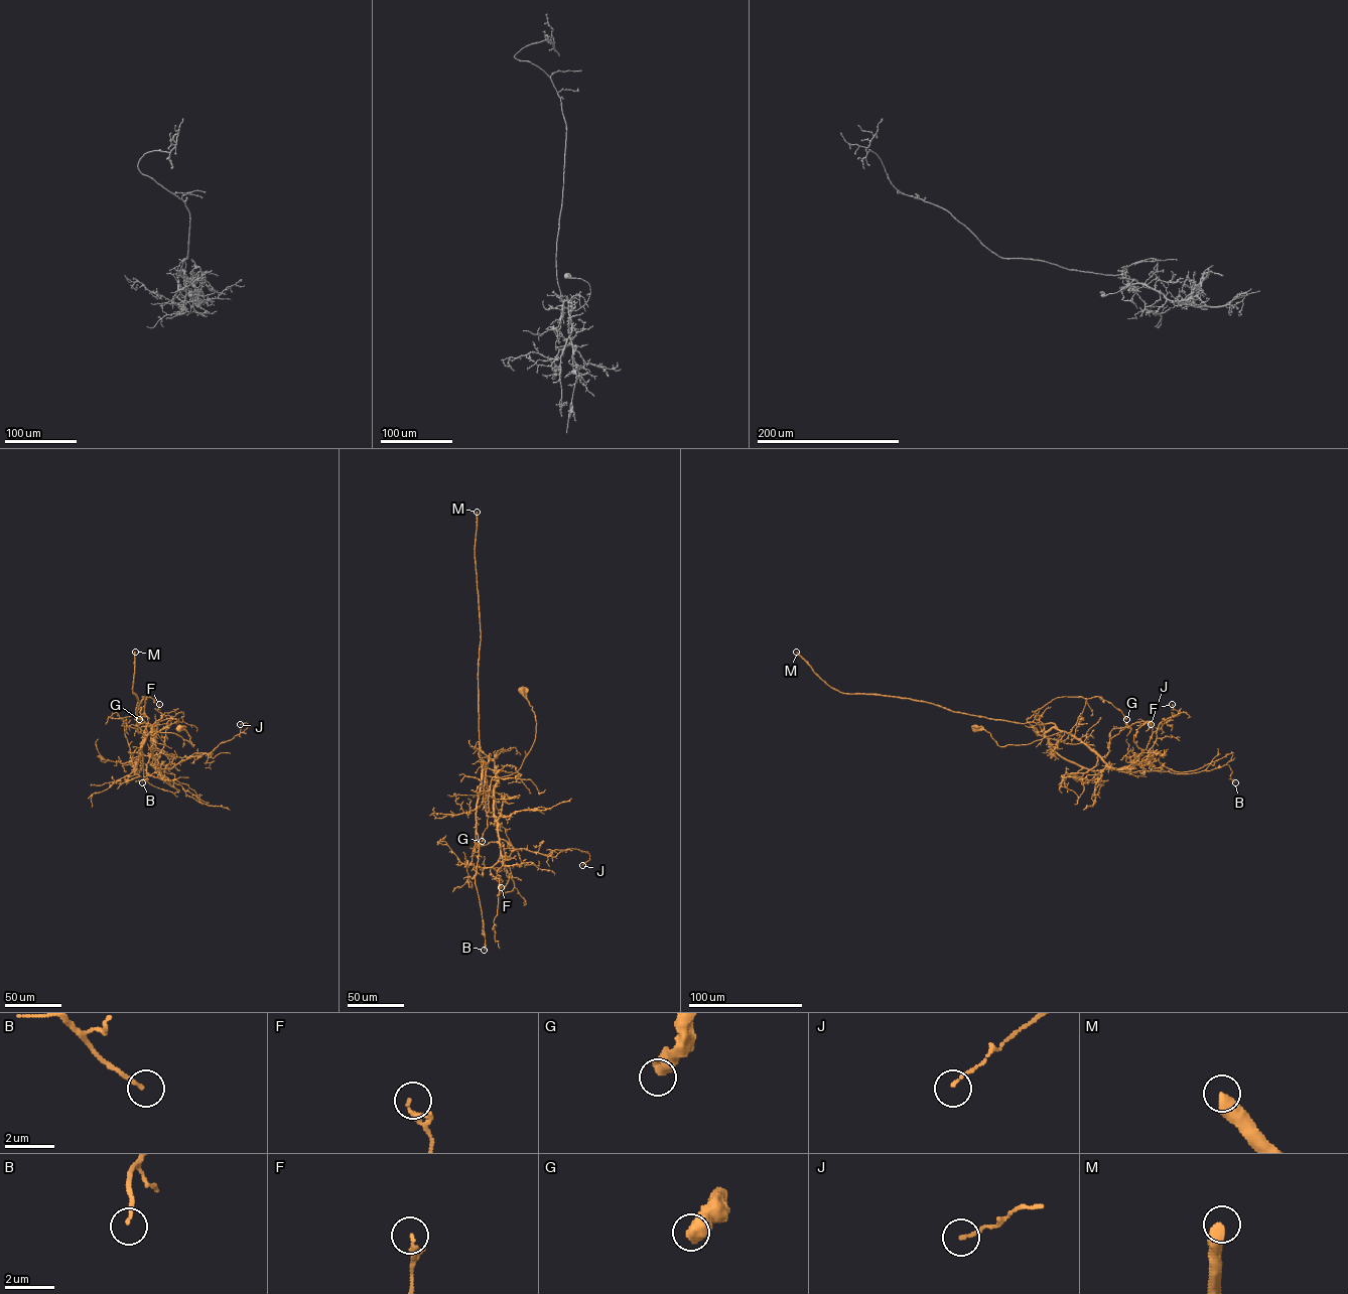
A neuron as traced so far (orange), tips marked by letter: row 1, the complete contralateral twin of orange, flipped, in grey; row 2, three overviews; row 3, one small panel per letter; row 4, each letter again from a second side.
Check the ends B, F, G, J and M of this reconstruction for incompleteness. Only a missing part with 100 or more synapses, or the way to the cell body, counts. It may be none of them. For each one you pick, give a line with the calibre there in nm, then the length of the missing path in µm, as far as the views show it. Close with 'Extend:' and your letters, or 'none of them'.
M: 550 nm | 350 µm
Extend: M

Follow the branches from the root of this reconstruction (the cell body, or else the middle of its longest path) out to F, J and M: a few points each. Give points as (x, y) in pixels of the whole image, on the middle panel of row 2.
F: (522, 691), (535, 715), (535, 737), (521, 767), (495, 786), (500, 861), (514, 884), (504, 893), (501, 887)
J: (522, 691), (535, 737), (521, 767), (495, 786), (498, 836), (552, 857), (586, 852), (582, 865)
M: (522, 691), (535, 715), (535, 741), (521, 767), (499, 777), (479, 754), (480, 627), (475, 557), (477, 512)

